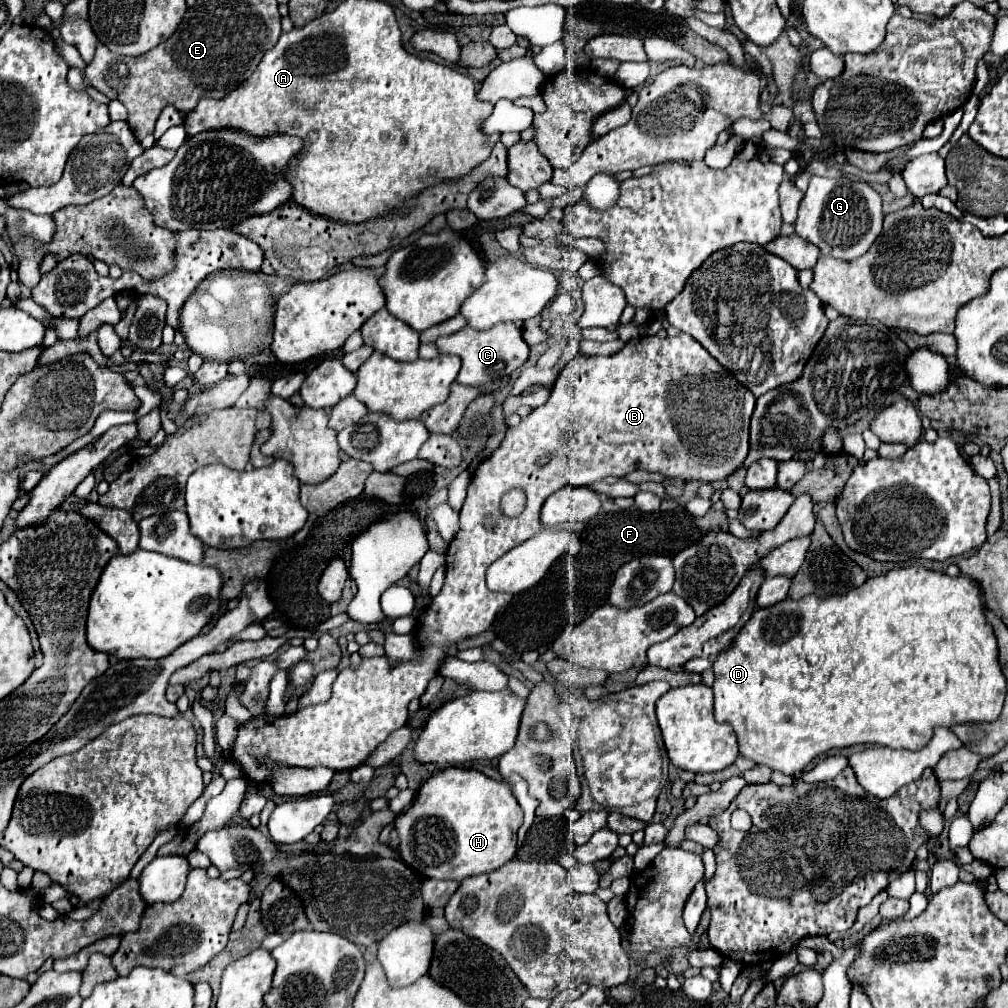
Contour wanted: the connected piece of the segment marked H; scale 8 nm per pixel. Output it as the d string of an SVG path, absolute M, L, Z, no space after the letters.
M449 767L435 773L421 785L413 805L395 819L395 831L399 835L399 855L411 869L431 879L463 881L465 877L499 869L513 859L517 851L517 829L521 823L521 807L511 791L509 781L495 781L475 769Z

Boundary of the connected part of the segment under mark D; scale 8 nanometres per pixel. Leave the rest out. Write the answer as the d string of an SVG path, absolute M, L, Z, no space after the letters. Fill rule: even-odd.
M921 565L891 569L885 575L867 579L861 587L851 589L847 595L839 595L839 597L807 595L799 601L793 601L787 597L779 601L777 605L757 609L747 621L747 625L741 629L739 637L735 639L731 653L723 653L723 657L715 659L715 665L713 665L714 717L717 723L733 725L743 757L753 759L757 765L767 765L785 775L793 775L795 771L805 769L813 757L829 749L871 743L871 745L885 745L891 749L913 751L913 749L923 747L929 741L937 725L953 727L955 723L995 721L999 717L1007 687L1005 687L997 657L999 653L995 653L995 633L991 633L991 627L987 625L987 619L983 617L983 597L979 593L979 585L971 581L971 577L963 577L963 575L949 577L945 573L927 571Z

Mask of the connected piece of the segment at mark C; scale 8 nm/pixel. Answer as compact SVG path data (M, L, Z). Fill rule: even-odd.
M497 323L487 331L477 331L477 329L465 327L459 333L439 337L435 341L435 345L437 345L439 353L449 353L449 355L461 357L463 365L461 365L461 371L457 375L457 383L471 385L471 387L479 387L479 385L491 383L497 377L511 375L529 357L529 347L523 341L521 329L517 329L513 323Z

